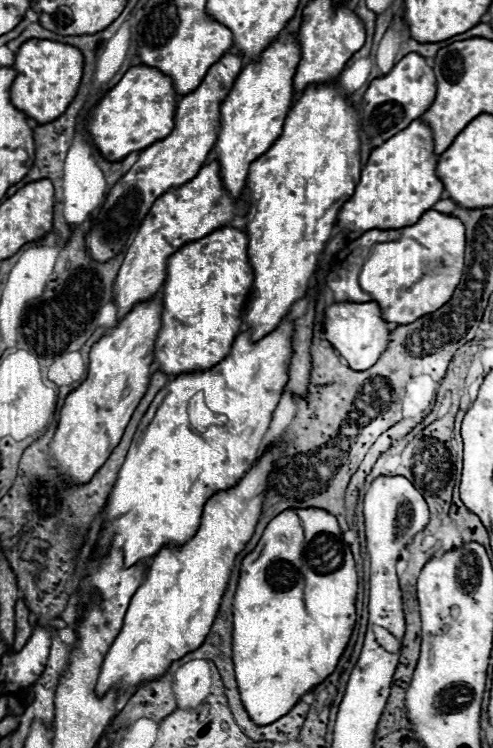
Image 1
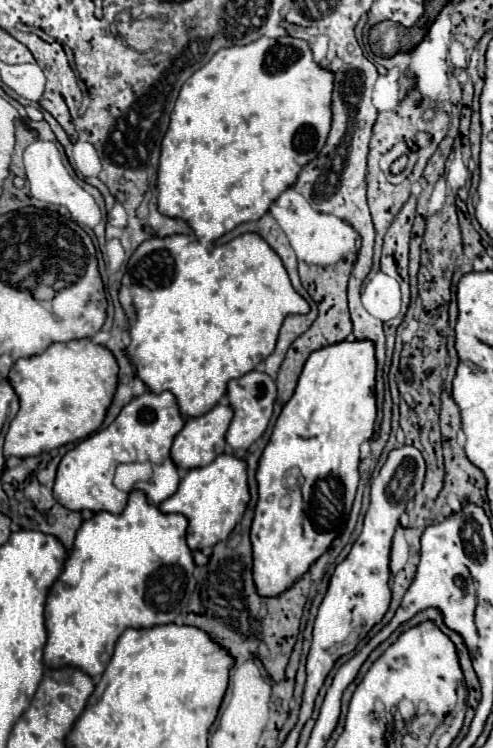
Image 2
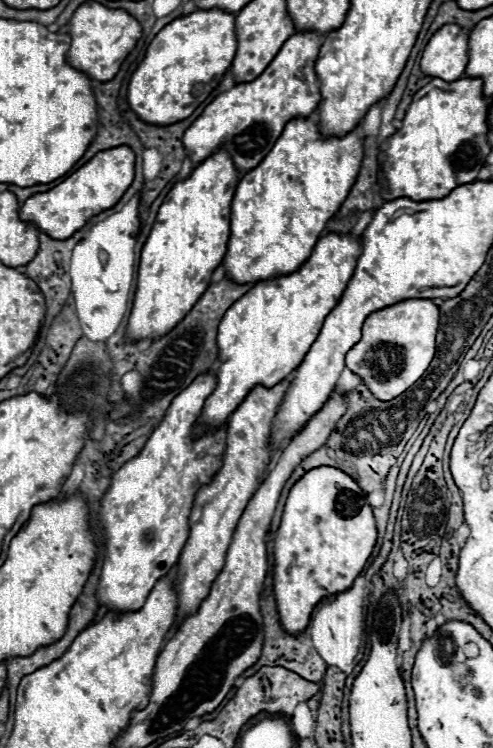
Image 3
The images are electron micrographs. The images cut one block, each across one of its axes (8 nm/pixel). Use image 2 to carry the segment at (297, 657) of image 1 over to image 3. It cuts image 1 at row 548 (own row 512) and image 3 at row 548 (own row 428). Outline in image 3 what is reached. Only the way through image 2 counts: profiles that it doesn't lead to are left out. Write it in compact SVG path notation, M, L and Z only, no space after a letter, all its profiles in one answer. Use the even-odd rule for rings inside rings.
M320 466L306 472L292 488L284 506L278 538L274 542L274 596L280 616L280 624L286 634L302 634L310 622L310 614L316 604L332 594L348 590L354 578L366 566L376 546L376 522L366 494L344 472L330 466Z

